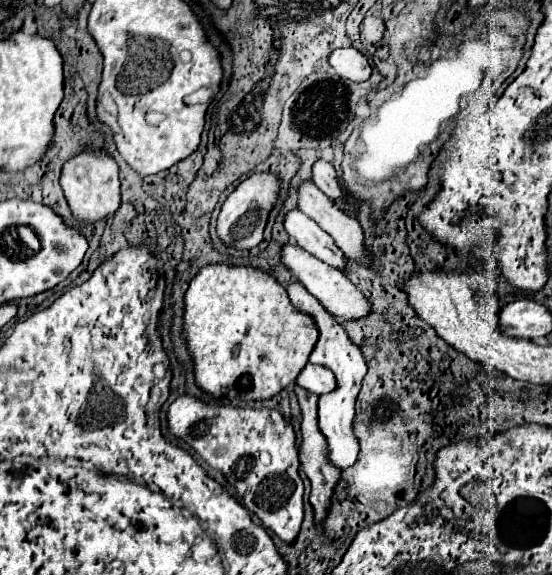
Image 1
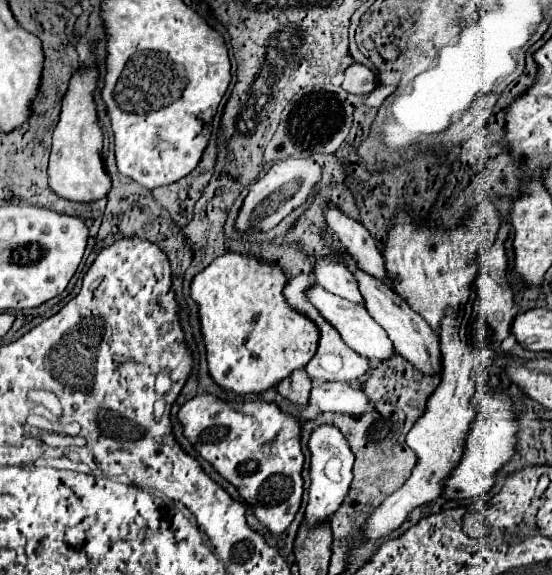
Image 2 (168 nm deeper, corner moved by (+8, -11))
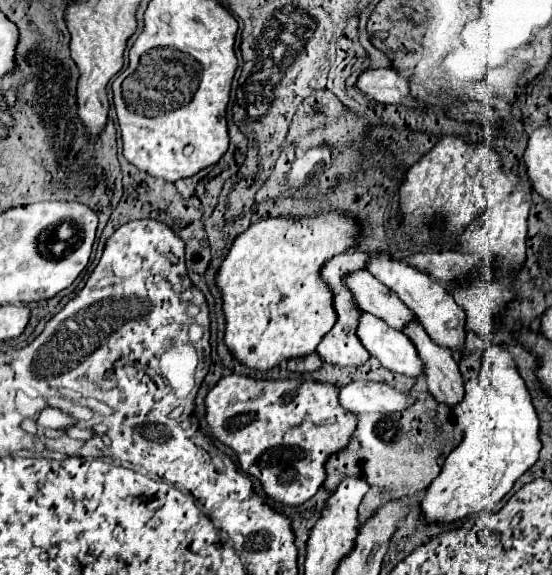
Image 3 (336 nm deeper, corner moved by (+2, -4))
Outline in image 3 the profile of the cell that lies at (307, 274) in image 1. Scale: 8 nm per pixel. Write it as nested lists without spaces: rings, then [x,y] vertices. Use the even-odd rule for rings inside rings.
[[[362,312],[358,338],[368,348],[368,352],[380,360],[384,368],[408,378],[420,378],[424,374],[422,358],[418,356],[412,340],[404,332],[390,328],[384,320]]]

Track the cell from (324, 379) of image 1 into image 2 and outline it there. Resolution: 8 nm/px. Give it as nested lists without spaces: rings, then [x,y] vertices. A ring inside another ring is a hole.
[[[330,381],[312,387],[310,405],[318,407],[320,411],[352,413],[352,415],[372,411],[372,405],[368,403],[368,399],[360,389],[352,389],[348,383],[330,383]]]

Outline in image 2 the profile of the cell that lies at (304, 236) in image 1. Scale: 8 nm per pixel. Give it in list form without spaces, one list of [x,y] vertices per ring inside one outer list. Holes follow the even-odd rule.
[[[320,257],[314,259],[314,267],[312,267],[312,275],[316,279],[316,283],[320,287],[324,287],[326,291],[346,297],[354,303],[364,303],[362,295],[358,291],[358,283],[352,277],[352,273],[338,261],[334,261],[332,257]]]

